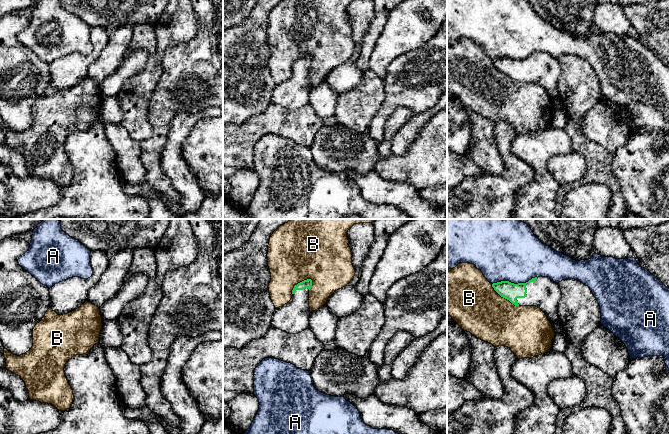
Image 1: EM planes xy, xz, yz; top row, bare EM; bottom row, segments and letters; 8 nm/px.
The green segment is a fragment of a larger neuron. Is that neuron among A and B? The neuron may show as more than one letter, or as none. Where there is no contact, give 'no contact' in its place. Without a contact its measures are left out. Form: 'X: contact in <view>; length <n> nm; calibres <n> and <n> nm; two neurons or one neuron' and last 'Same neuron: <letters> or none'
A: contact in yz; length 380 nm; calibres 140 and 460 nm; two neurons
B: contact in xz; length 200 nm; calibres 70 and 480 nm; two neurons
Same neuron: none

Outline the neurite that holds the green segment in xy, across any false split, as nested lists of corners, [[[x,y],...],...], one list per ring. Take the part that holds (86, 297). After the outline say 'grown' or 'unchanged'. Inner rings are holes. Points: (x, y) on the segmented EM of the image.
[[[101,250],[91,251],[90,264],[93,275],[88,279],[69,278],[49,289],[50,308],[58,315],[67,314],[87,301],[88,291],[99,281],[109,264],[107,254]]]; grown

